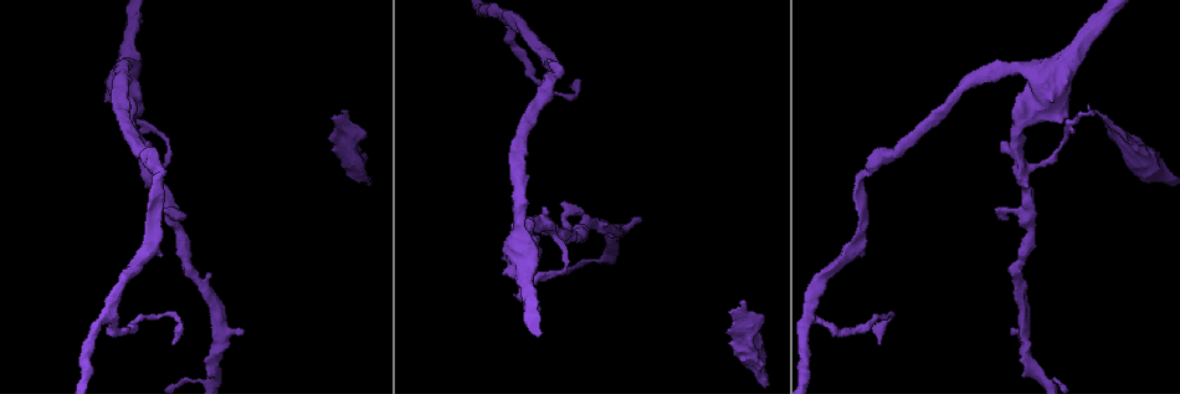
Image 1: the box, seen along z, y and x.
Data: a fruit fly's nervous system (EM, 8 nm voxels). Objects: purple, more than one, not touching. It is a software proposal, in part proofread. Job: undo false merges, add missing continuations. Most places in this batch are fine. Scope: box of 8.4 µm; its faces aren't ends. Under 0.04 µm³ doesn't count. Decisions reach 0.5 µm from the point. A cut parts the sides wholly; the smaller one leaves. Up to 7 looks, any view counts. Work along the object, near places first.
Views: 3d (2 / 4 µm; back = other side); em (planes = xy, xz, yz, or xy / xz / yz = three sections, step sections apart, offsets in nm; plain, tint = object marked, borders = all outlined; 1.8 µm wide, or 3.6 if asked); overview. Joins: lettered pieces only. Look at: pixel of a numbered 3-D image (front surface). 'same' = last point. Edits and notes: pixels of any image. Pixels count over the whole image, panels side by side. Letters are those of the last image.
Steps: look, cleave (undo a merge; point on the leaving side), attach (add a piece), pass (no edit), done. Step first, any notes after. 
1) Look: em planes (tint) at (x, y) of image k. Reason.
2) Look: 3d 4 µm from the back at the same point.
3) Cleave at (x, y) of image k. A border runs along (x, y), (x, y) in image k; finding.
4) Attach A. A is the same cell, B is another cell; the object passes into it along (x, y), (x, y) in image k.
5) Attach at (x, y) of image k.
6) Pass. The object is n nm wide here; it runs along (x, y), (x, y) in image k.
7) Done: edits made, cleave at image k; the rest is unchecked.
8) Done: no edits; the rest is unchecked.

Look: em planes (borders) at (513, 295) of image 1. Free end.

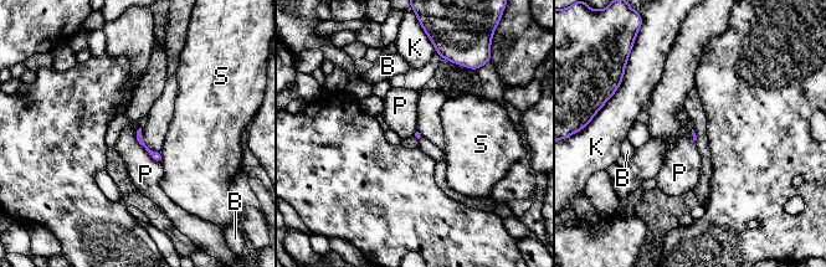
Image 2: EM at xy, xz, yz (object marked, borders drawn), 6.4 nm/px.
Pass. The longest contact is with P, 280 nm; B, K, P and S are other cells; none of them fits.

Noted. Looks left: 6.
Look: 3d 2 µm at (185, 215) of image 1. An open end.

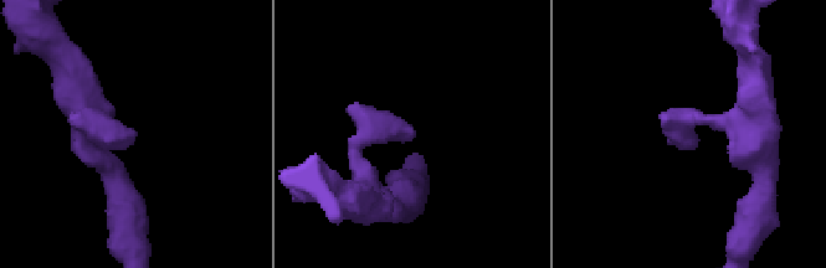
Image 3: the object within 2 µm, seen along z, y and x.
Look: em xy step 4 (tint) at (688, 130) of image 3.

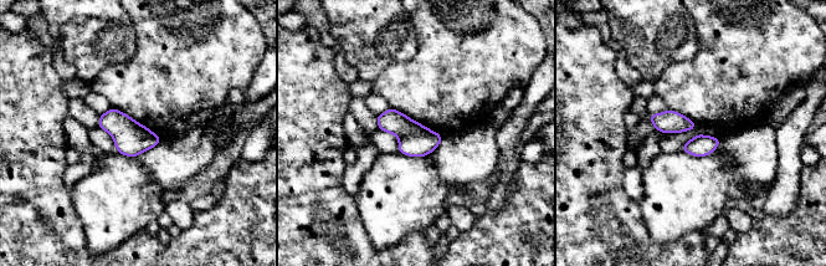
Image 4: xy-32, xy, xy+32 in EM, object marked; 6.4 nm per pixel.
Look: em xz step 8 (borders) at the same point. Another direction.

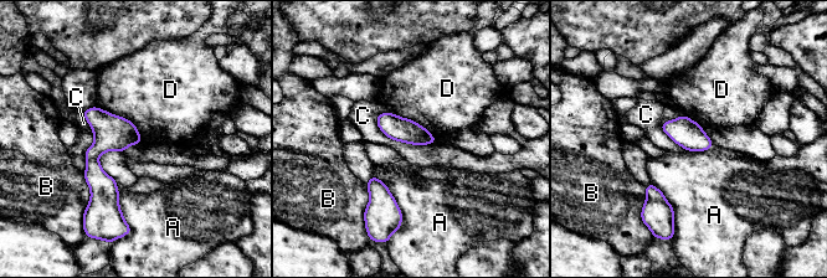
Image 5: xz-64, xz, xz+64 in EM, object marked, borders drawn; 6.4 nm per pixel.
Pass. The object is 160 nm wide here; A, B, C and D are other cells; a border runs along (375, 117), (391, 139), (436, 142) in image 5; no lettered piece goes on from it.

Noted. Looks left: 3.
Look: em planes (borders) at (171, 341) of image 1. Thin end.

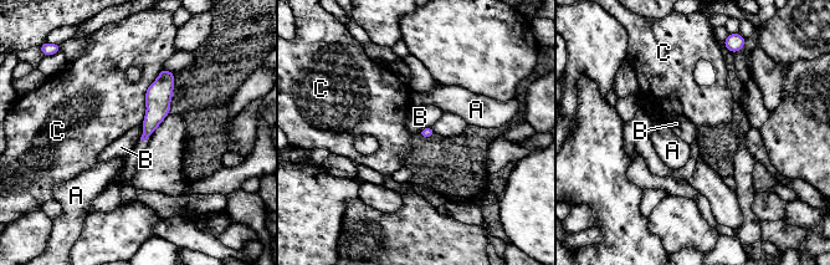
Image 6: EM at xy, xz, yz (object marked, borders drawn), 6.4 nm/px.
Pass. A, B and C are other cells; a border runs along (142, 123), (142, 136), (139, 138) in image 6; no lettered piece goes on from it.

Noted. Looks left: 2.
Done: no edits; the rest is unchecked.

